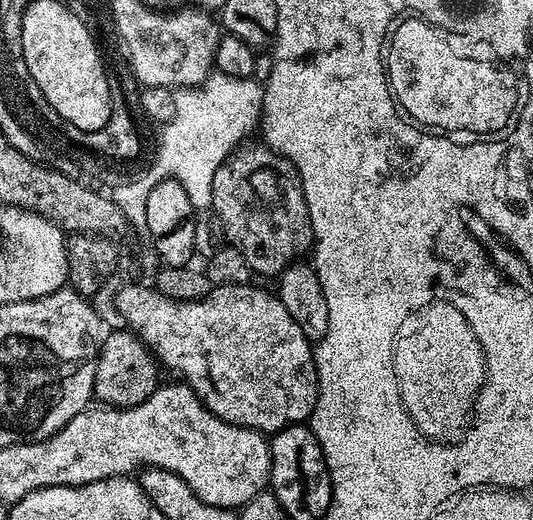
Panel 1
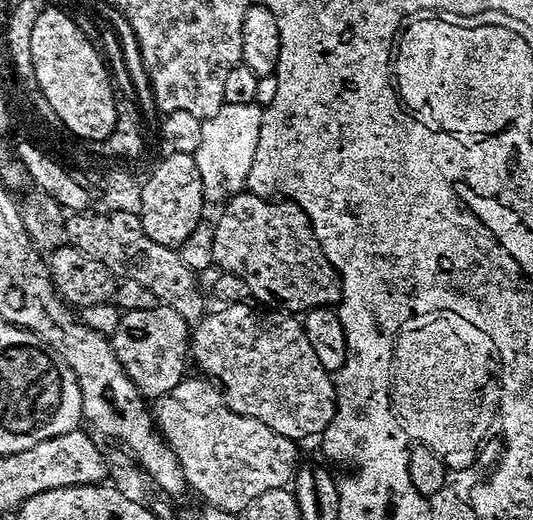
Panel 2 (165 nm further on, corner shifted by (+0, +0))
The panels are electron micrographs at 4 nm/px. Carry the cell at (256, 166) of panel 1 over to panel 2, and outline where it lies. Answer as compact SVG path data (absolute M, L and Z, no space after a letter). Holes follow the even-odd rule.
M243 190L235 196L229 197L219 211L220 210L220 217L218 217L217 220L214 220L214 265L219 271L233 272L234 274L238 274L238 278L243 278L243 280L246 281L246 286L250 286L252 300L255 301L257 305L263 306L268 310L279 310L289 314L303 314L309 312L311 308L330 308L339 305L340 276L336 272L336 267L326 258L326 254L322 250L322 246L314 234L310 218L304 213L302 206L298 206L292 200L259 196L253 192Z

